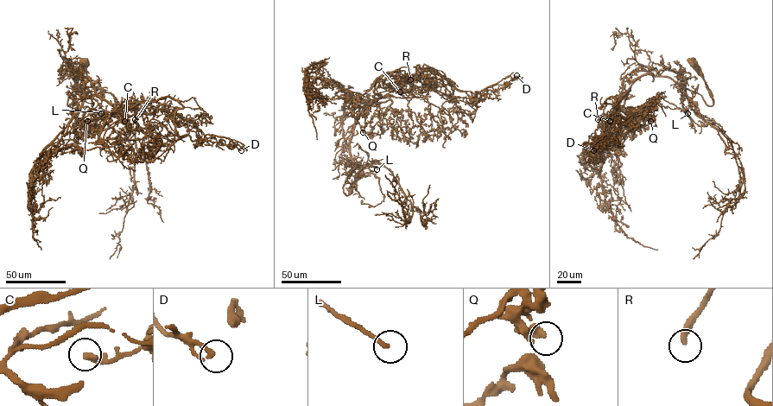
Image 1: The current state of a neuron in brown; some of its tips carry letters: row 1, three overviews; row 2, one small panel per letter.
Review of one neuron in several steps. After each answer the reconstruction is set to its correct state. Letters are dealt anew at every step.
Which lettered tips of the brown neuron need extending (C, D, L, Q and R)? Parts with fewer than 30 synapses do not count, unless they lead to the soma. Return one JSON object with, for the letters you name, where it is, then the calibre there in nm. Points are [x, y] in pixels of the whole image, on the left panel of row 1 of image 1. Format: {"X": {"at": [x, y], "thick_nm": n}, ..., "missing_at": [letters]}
{"Q": {"at": [87, 121], "thick_nm": 240}, "R": {"at": [135, 119], "thick_nm": 260}, "missing_at": ["Q", "R"]}

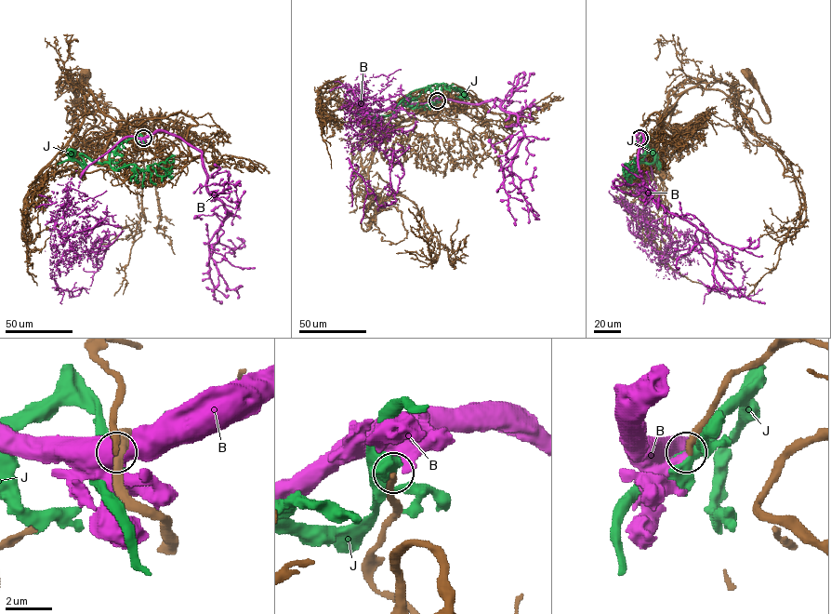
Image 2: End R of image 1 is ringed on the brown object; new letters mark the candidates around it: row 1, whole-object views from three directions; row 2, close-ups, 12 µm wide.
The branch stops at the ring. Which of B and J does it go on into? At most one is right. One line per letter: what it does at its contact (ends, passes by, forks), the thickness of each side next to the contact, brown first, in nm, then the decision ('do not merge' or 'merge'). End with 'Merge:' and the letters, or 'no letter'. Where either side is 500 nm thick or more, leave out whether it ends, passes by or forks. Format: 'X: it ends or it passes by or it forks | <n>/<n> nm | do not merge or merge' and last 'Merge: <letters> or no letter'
B: it ends | 280/320 nm | do not merge
J: it forks | 360/480 nm | do not merge
Merge: no letter

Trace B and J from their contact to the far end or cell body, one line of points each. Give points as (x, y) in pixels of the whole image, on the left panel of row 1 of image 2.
B: (143, 138), (81, 177), (69, 246), (86, 260), (94, 241), (110, 246), (89, 288), (58, 286)
J: (143, 138), (123, 141), (111, 153), (110, 166), (148, 171), (151, 165), (158, 175), (169, 175), (161, 166)

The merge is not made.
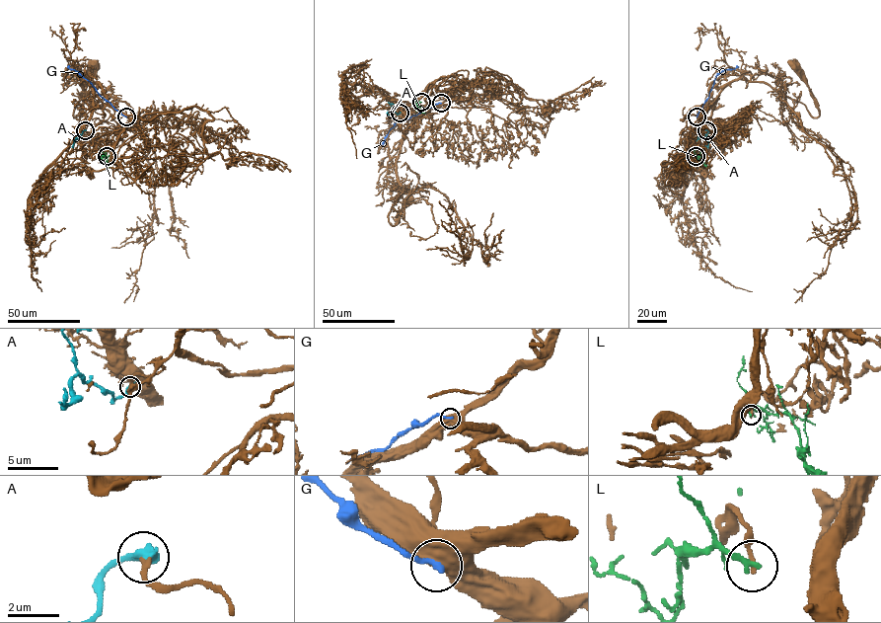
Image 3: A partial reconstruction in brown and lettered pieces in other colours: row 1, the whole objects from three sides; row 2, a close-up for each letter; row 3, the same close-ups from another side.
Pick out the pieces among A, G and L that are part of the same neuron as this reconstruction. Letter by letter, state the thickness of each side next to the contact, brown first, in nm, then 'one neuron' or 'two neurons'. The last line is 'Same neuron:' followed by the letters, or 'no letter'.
A: 200 nm thick on the brown side, 500 nm on the other; one neuron
G: 900 nm thick on the brown side, 240 nm on the other; two neurons
L: 190 nm thick on the brown side, 200 nm on the other; two neurons
Same neuron: A

